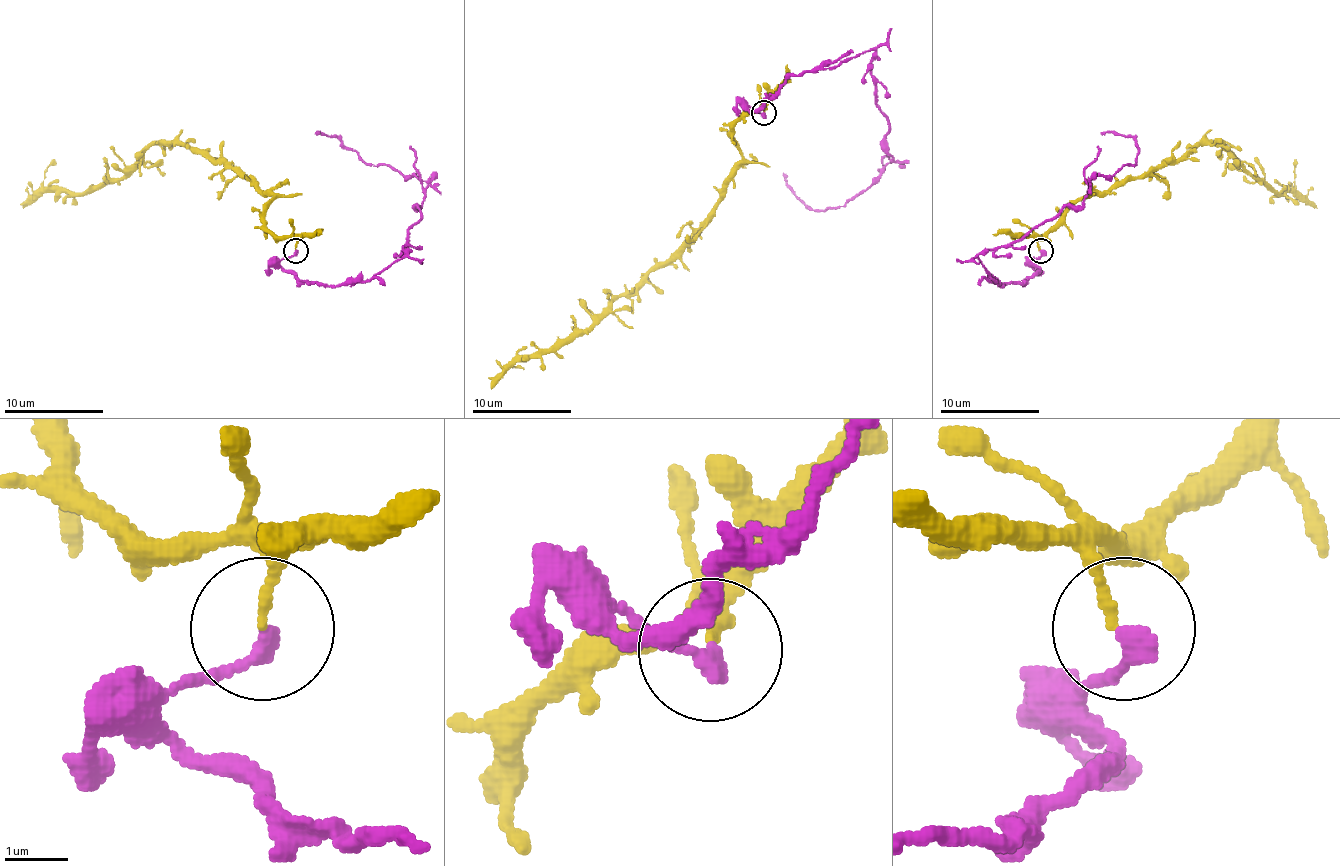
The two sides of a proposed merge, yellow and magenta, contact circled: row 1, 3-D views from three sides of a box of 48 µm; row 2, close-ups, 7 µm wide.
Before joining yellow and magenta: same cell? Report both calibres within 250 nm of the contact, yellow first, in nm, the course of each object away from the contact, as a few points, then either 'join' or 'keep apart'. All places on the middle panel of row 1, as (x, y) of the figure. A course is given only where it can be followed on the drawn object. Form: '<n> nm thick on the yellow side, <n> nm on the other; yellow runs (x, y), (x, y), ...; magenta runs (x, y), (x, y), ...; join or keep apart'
130 nm thick on the yellow side, 300 nm on the other; yellow runs (762, 112), (745, 115), (733, 127), (733, 142), (743, 154), (715, 212), (586, 328), (521, 356), (492, 388); magenta runs (762, 112), (748, 107), (758, 110), (792, 75), (872, 53), (892, 159), (827, 209), (802, 202), (782, 172); keep apart

